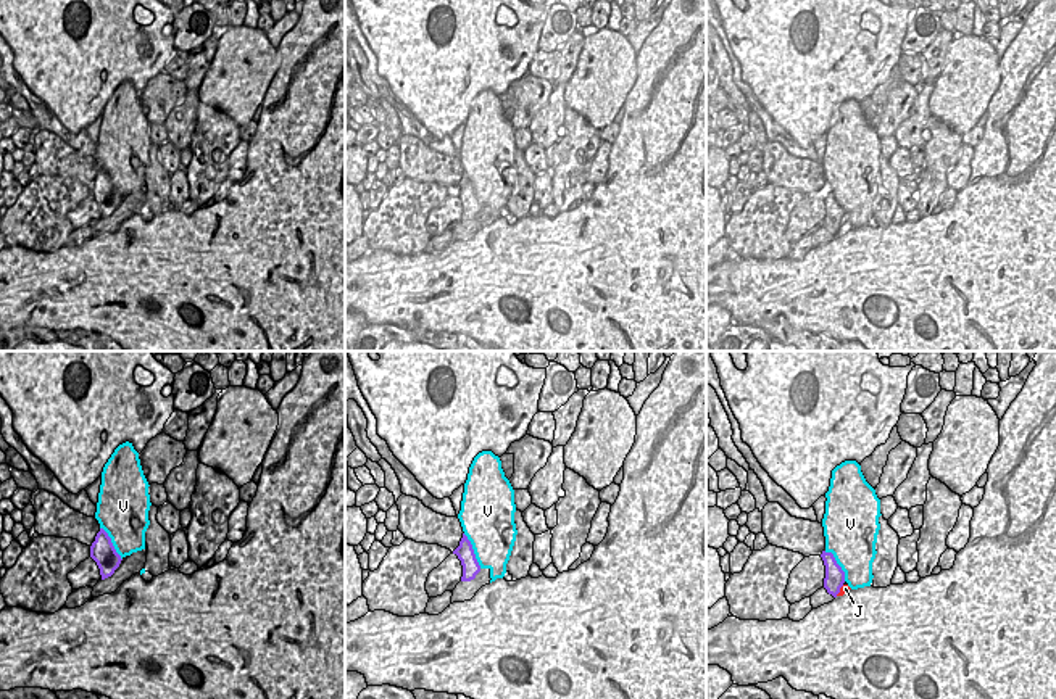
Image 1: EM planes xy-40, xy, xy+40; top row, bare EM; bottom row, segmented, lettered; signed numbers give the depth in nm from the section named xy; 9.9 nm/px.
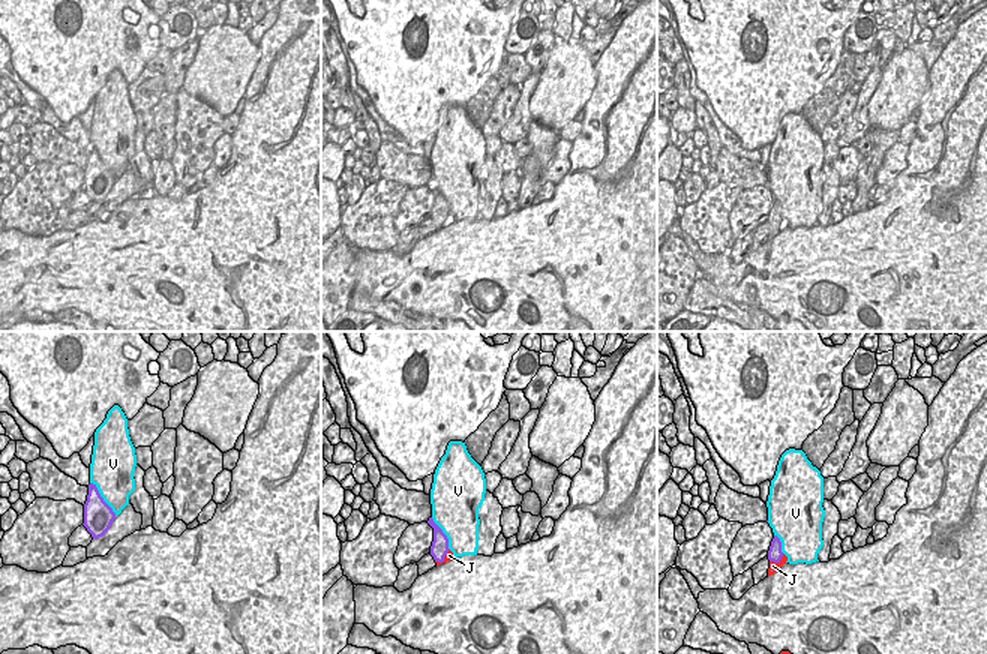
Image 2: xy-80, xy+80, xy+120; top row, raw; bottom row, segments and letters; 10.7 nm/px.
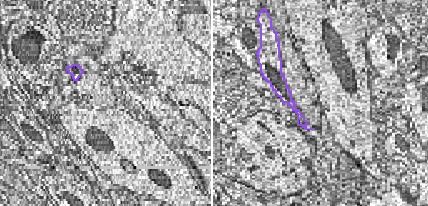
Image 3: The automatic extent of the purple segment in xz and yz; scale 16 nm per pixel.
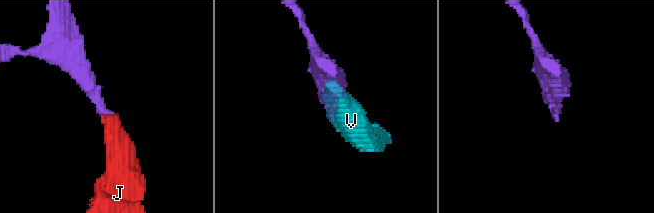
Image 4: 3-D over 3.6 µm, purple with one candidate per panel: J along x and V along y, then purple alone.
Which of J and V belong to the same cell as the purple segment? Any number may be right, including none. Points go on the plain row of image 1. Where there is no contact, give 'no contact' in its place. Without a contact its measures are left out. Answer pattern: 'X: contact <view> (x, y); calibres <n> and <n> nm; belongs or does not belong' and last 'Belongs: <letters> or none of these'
J: contact xy+40 (839, 229); calibres 200 and 90 nm; belongs
V: contact xy (473, 190); calibres 170 and 460 nm; does not belong
Belongs: J

